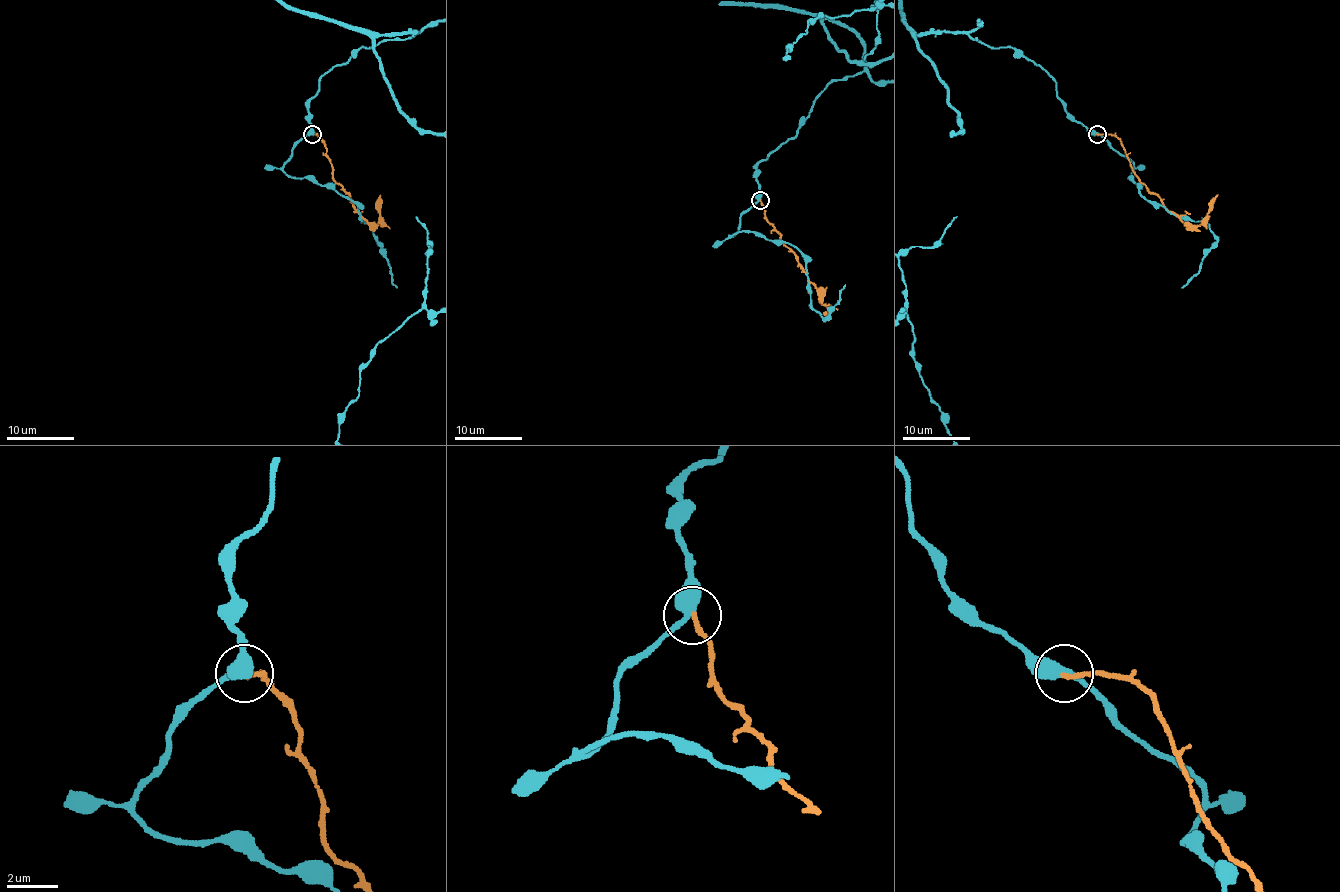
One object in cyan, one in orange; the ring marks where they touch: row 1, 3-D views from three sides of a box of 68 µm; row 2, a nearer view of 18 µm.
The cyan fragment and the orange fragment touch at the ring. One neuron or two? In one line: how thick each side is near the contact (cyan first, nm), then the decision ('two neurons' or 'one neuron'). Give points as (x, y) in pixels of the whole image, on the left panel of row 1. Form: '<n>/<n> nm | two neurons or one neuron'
400/160 nm | two neurons

